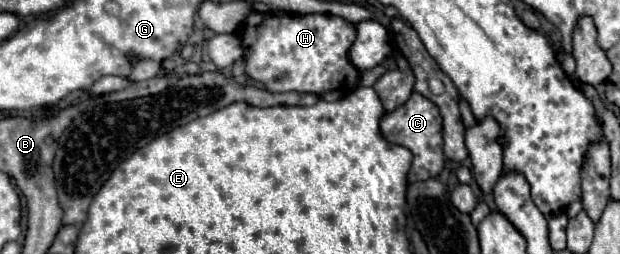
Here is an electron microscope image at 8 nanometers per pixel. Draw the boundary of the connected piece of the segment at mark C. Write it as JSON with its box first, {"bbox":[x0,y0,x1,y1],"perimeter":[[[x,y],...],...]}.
{"bbox":[381,92,446,182],"perimeter":[[[413,92],[413,96],[399,106],[397,110],[385,114],[381,118],[381,132],[391,144],[405,146],[413,154],[413,162],[409,168],[409,182],[419,182],[427,178],[437,177],[444,169],[446,158],[443,152],[443,124],[439,108],[427,100],[425,96]]]}

